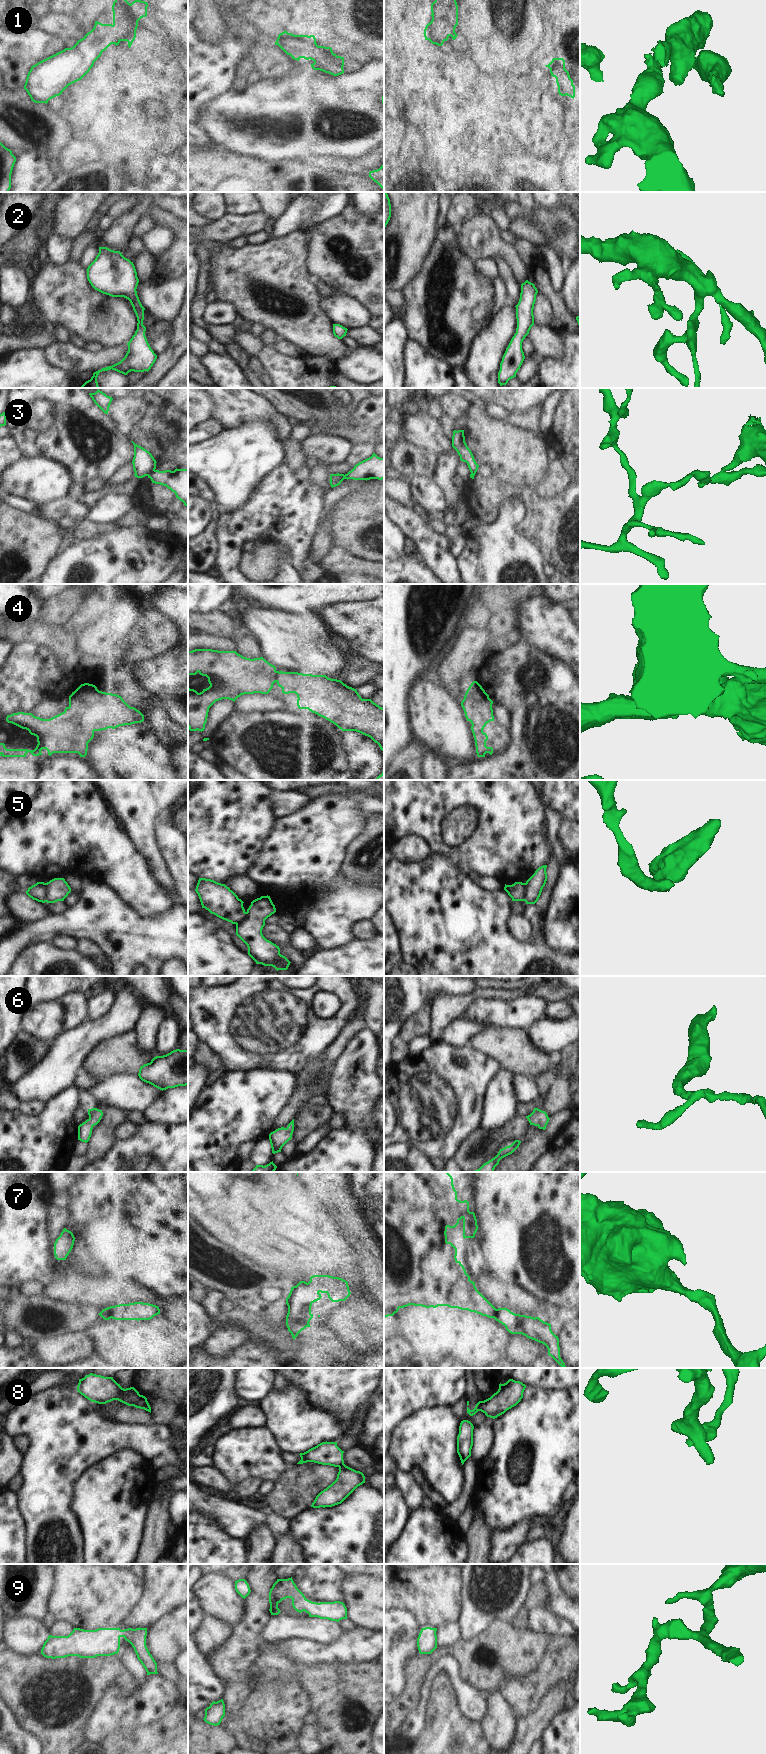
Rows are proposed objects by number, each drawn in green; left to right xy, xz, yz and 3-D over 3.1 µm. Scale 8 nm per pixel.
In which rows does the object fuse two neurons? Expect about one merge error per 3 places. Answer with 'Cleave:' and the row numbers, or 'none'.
Cleave: 3, 5, 8

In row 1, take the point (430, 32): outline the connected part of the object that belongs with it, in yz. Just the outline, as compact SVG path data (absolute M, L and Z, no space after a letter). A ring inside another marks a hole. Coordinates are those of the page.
M435 0L431 4L432 20L424 29L425 40L442 46L451 36L458 36L455 28L458 25L458 5L456 0Z

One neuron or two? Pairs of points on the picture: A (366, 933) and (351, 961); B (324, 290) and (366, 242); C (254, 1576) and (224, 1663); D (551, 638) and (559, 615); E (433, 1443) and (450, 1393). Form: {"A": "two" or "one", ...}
{"A": "two", "B": "two", "C": "one", "D": "one", "E": "two"}

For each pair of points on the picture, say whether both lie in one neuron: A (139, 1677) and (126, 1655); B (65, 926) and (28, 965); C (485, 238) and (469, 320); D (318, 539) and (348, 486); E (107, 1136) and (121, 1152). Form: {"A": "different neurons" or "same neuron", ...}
{"A": "same neuron", "B": "different neurons", "C": "different neurons", "D": "same neuron", "E": "different neurons"}

